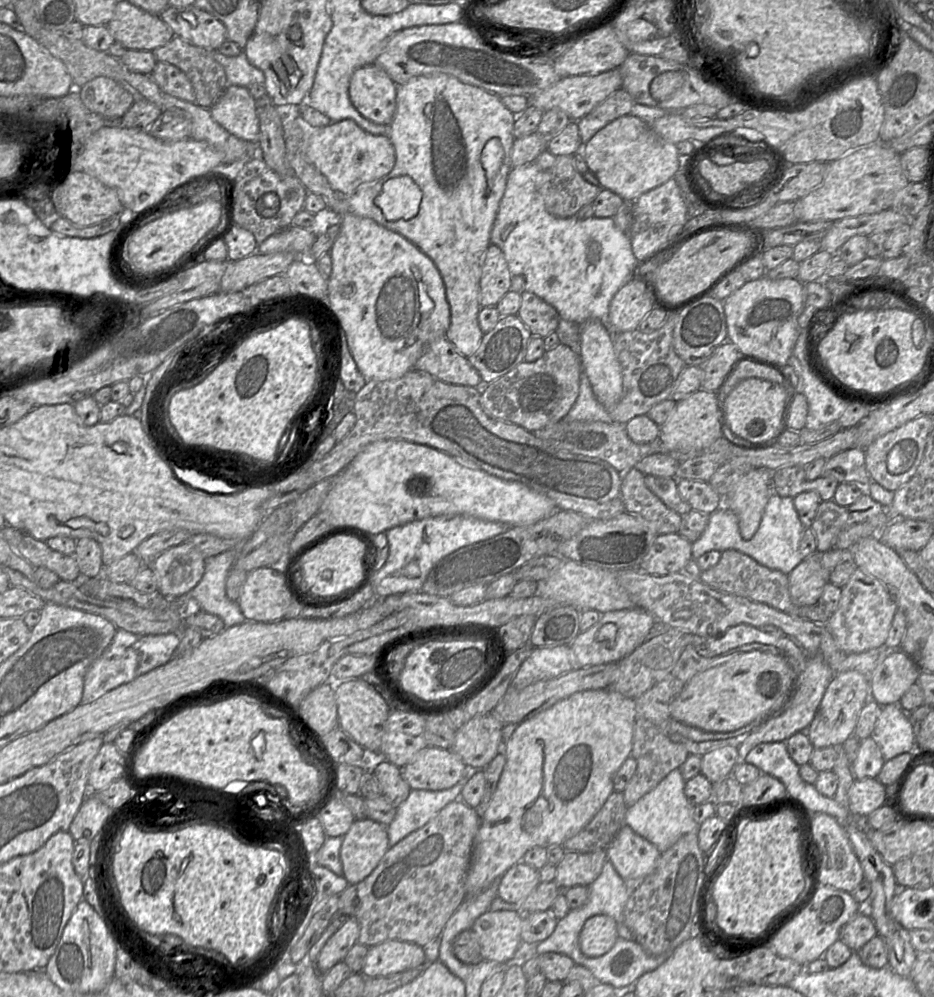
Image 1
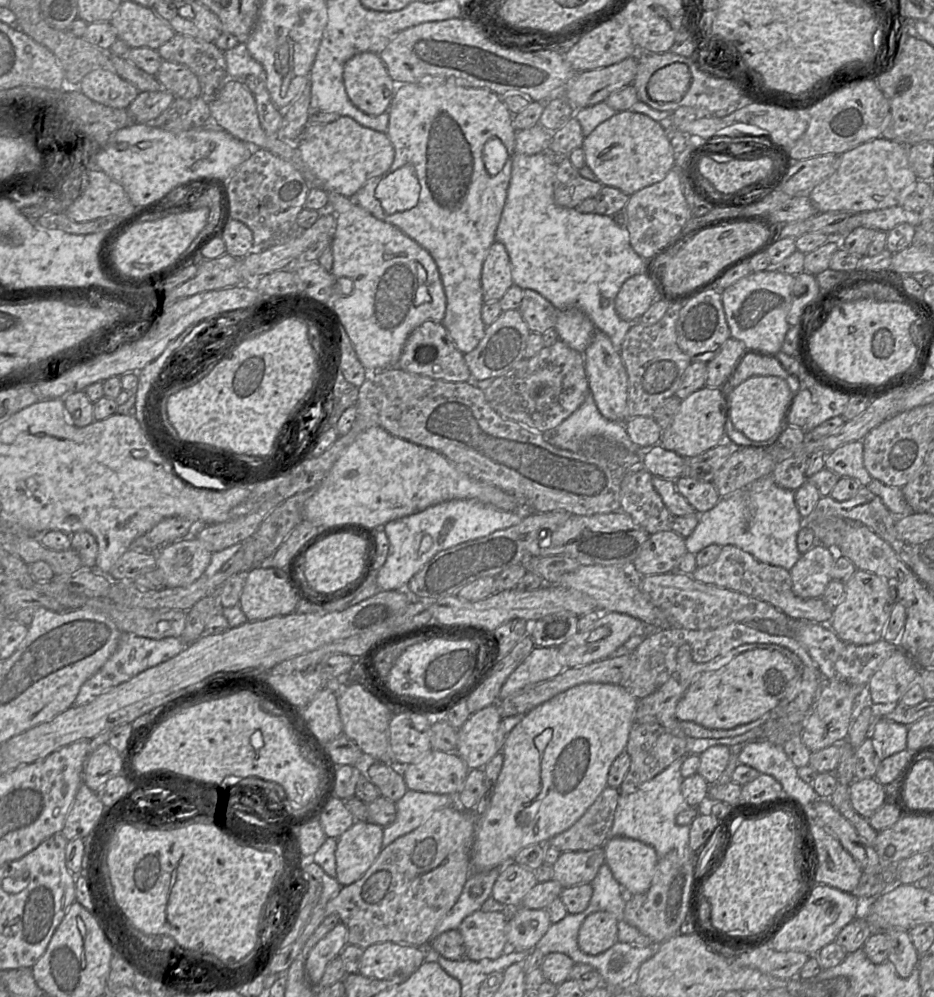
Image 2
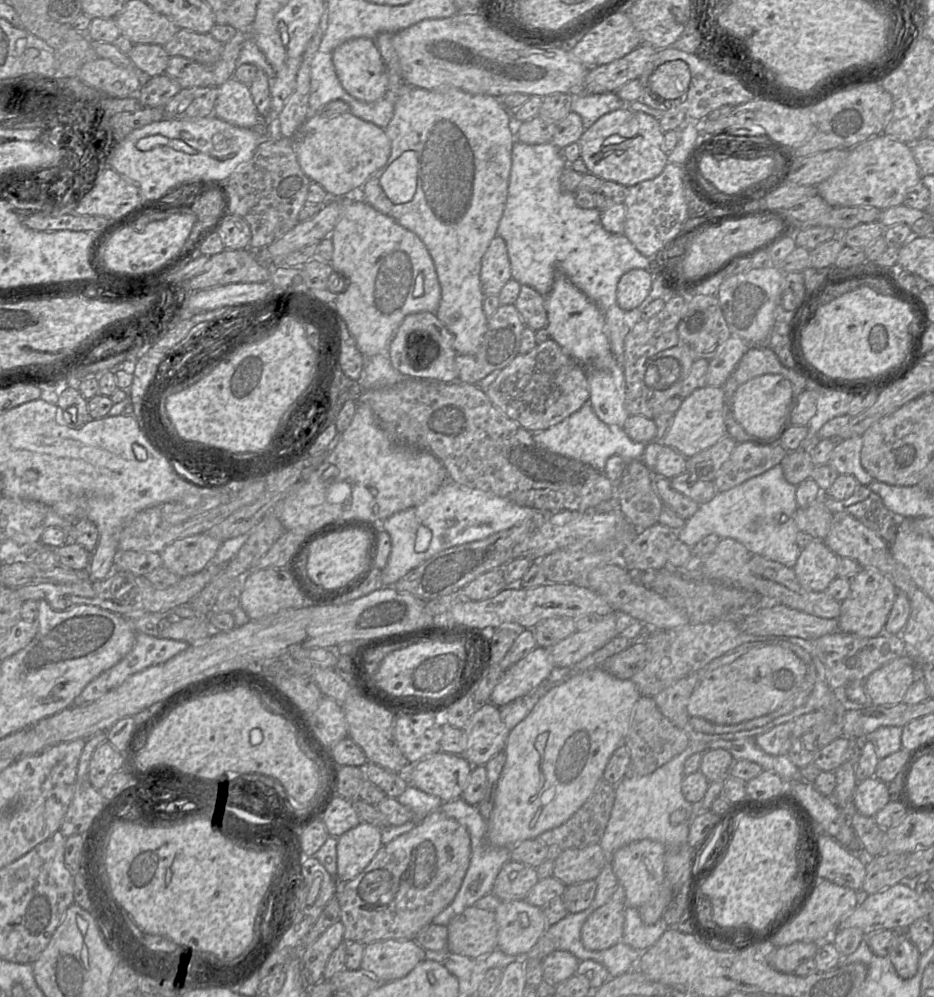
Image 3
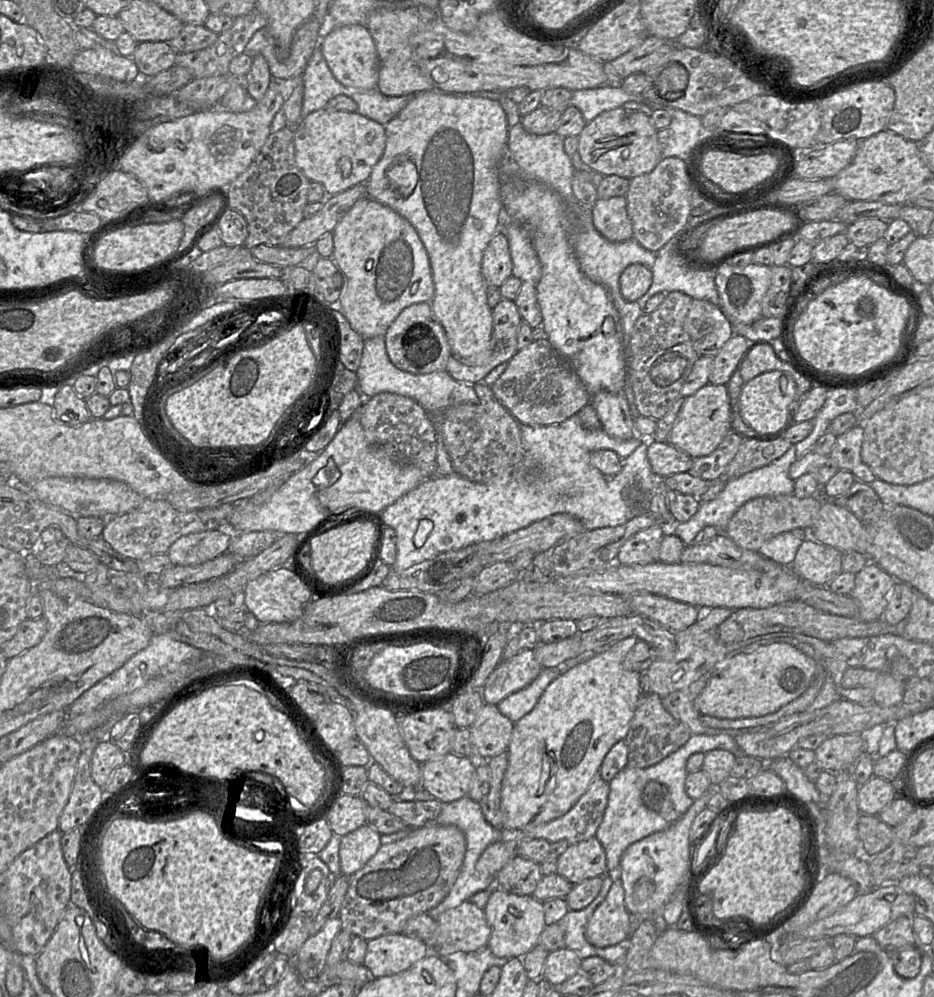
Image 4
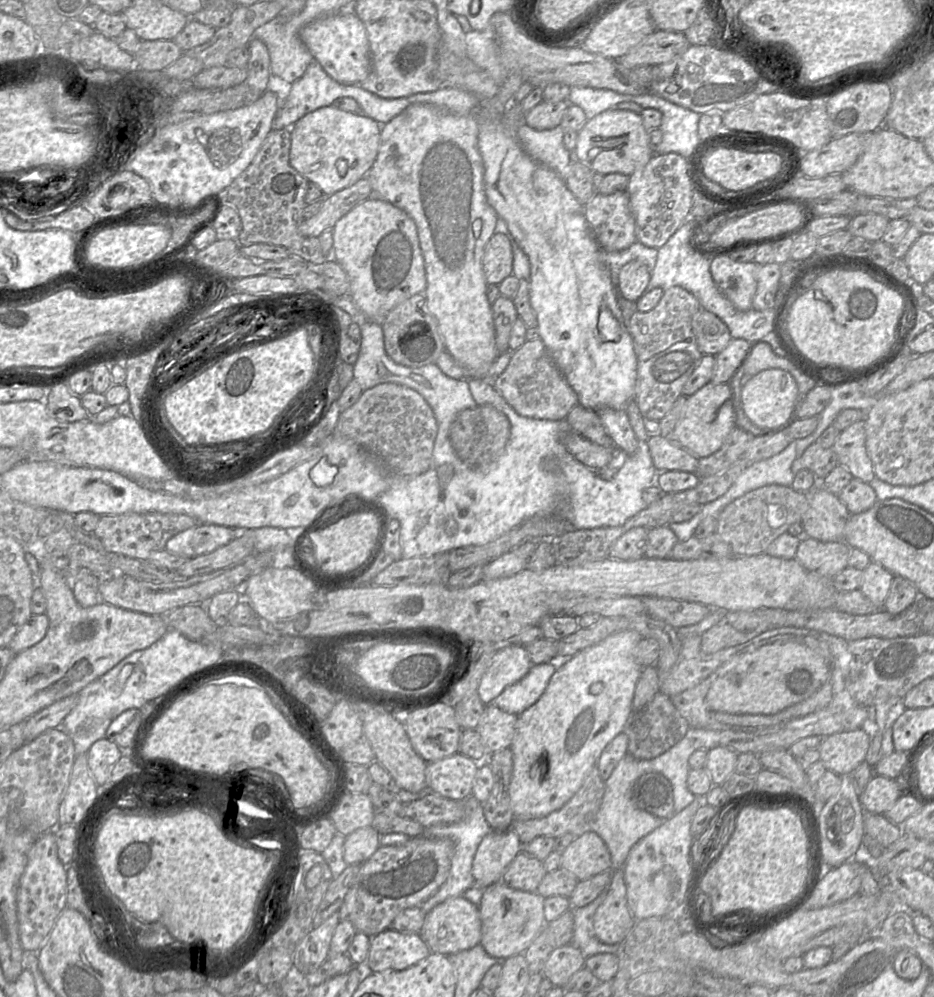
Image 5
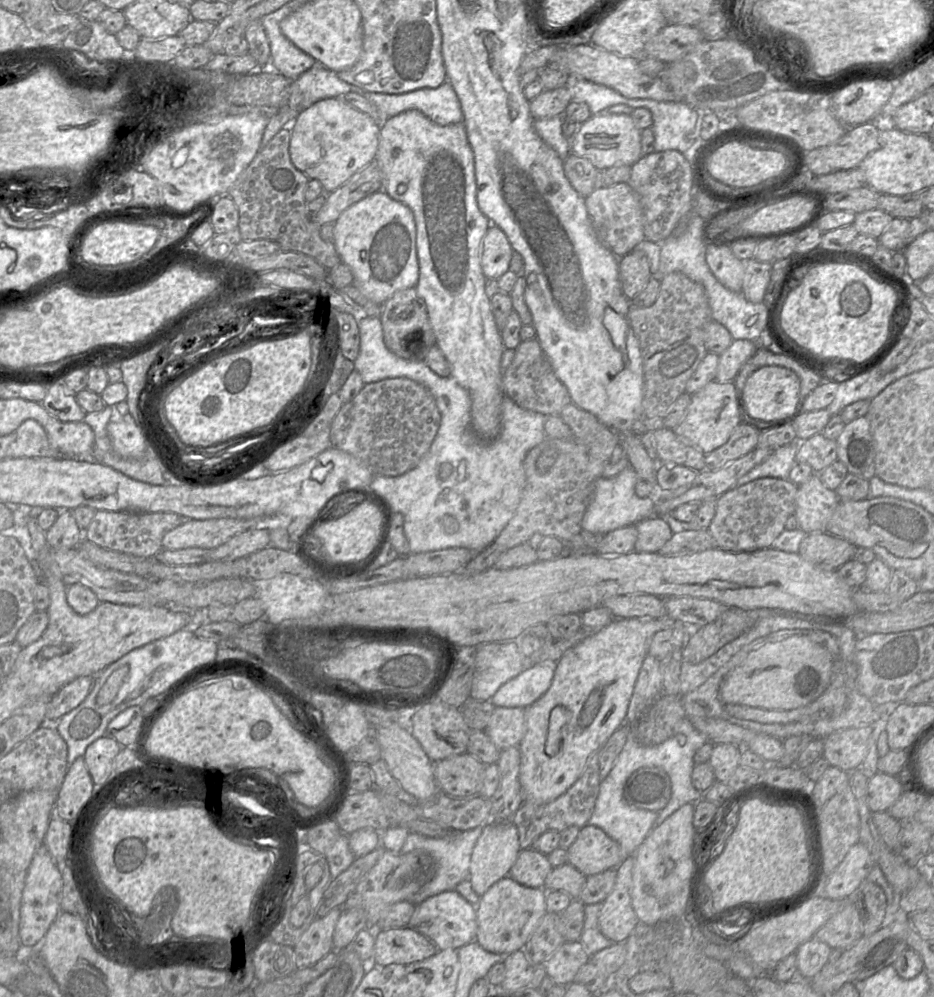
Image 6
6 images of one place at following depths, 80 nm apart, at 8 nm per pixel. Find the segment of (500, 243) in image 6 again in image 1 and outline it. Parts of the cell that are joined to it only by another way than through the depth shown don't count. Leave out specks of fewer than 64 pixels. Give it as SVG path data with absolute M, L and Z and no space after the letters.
M490 244L483 260L479 303L481 307L496 306L510 291L512 276L502 250Z

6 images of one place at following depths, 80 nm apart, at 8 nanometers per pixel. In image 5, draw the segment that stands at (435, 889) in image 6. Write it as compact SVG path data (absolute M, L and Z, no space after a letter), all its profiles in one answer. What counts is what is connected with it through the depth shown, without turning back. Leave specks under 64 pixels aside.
M471 795L466 798L464 800L464 807L466 817L462 821L453 824L432 825L430 827L425 827L421 835L426 838L450 839L454 844L454 854L447 880L432 897L423 902L421 905L417 906L425 913L429 912L435 906L444 902L450 897L463 895L468 888L475 884L475 879L472 874L473 859L480 842L487 834L493 831L493 829L485 819L482 803L475 797Z

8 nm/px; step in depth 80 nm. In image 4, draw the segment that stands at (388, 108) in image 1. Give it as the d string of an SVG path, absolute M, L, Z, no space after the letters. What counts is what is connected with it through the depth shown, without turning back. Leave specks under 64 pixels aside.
M354 24L335 27L321 38L319 47L332 75L342 85L361 90L376 88L379 58L367 26Z

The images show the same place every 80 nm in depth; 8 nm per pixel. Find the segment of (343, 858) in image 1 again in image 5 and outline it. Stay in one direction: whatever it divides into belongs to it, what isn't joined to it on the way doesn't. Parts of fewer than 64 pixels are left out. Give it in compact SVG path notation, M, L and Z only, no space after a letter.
M372 827L359 828L345 836L343 858L346 864L362 864L380 846L380 834Z

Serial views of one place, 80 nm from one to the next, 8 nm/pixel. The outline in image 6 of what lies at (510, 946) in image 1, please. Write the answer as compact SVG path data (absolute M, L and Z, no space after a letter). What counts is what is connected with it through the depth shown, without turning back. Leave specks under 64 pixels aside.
M456 890L444 891L415 905L408 927L427 937L438 950L459 949L476 940L476 906L464 899Z

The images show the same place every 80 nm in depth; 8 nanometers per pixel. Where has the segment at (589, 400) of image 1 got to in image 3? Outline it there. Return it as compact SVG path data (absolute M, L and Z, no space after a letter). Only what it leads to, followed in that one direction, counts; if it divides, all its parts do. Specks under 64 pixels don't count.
M585 403L578 411L562 422L542 431L533 433L534 441L541 447L564 457L575 459L603 472L609 457L617 455L625 461L642 461L646 444L632 440L623 427L602 422L590 404Z

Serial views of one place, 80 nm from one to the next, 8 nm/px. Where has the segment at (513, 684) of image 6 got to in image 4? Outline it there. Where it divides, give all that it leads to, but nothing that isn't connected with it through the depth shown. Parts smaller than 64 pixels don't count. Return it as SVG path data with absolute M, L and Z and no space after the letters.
M543 668L537 678L525 688L514 692L497 704L502 715L513 723L528 714L537 704L547 686L558 676L557 668Z

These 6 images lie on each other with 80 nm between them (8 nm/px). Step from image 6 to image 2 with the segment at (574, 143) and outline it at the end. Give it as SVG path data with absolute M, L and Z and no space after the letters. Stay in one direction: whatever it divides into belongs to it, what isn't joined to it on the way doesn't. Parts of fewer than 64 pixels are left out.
M620 111L600 123L584 137L581 148L587 165L603 186L621 190L628 196L662 181L675 166L676 154L665 125L645 114Z

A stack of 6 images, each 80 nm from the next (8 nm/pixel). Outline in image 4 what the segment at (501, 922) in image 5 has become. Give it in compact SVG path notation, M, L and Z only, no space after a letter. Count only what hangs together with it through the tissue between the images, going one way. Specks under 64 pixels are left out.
M497 887L491 889L484 914L491 930L487 947L499 958L523 958L538 945L546 927L542 902L533 896L519 896Z

